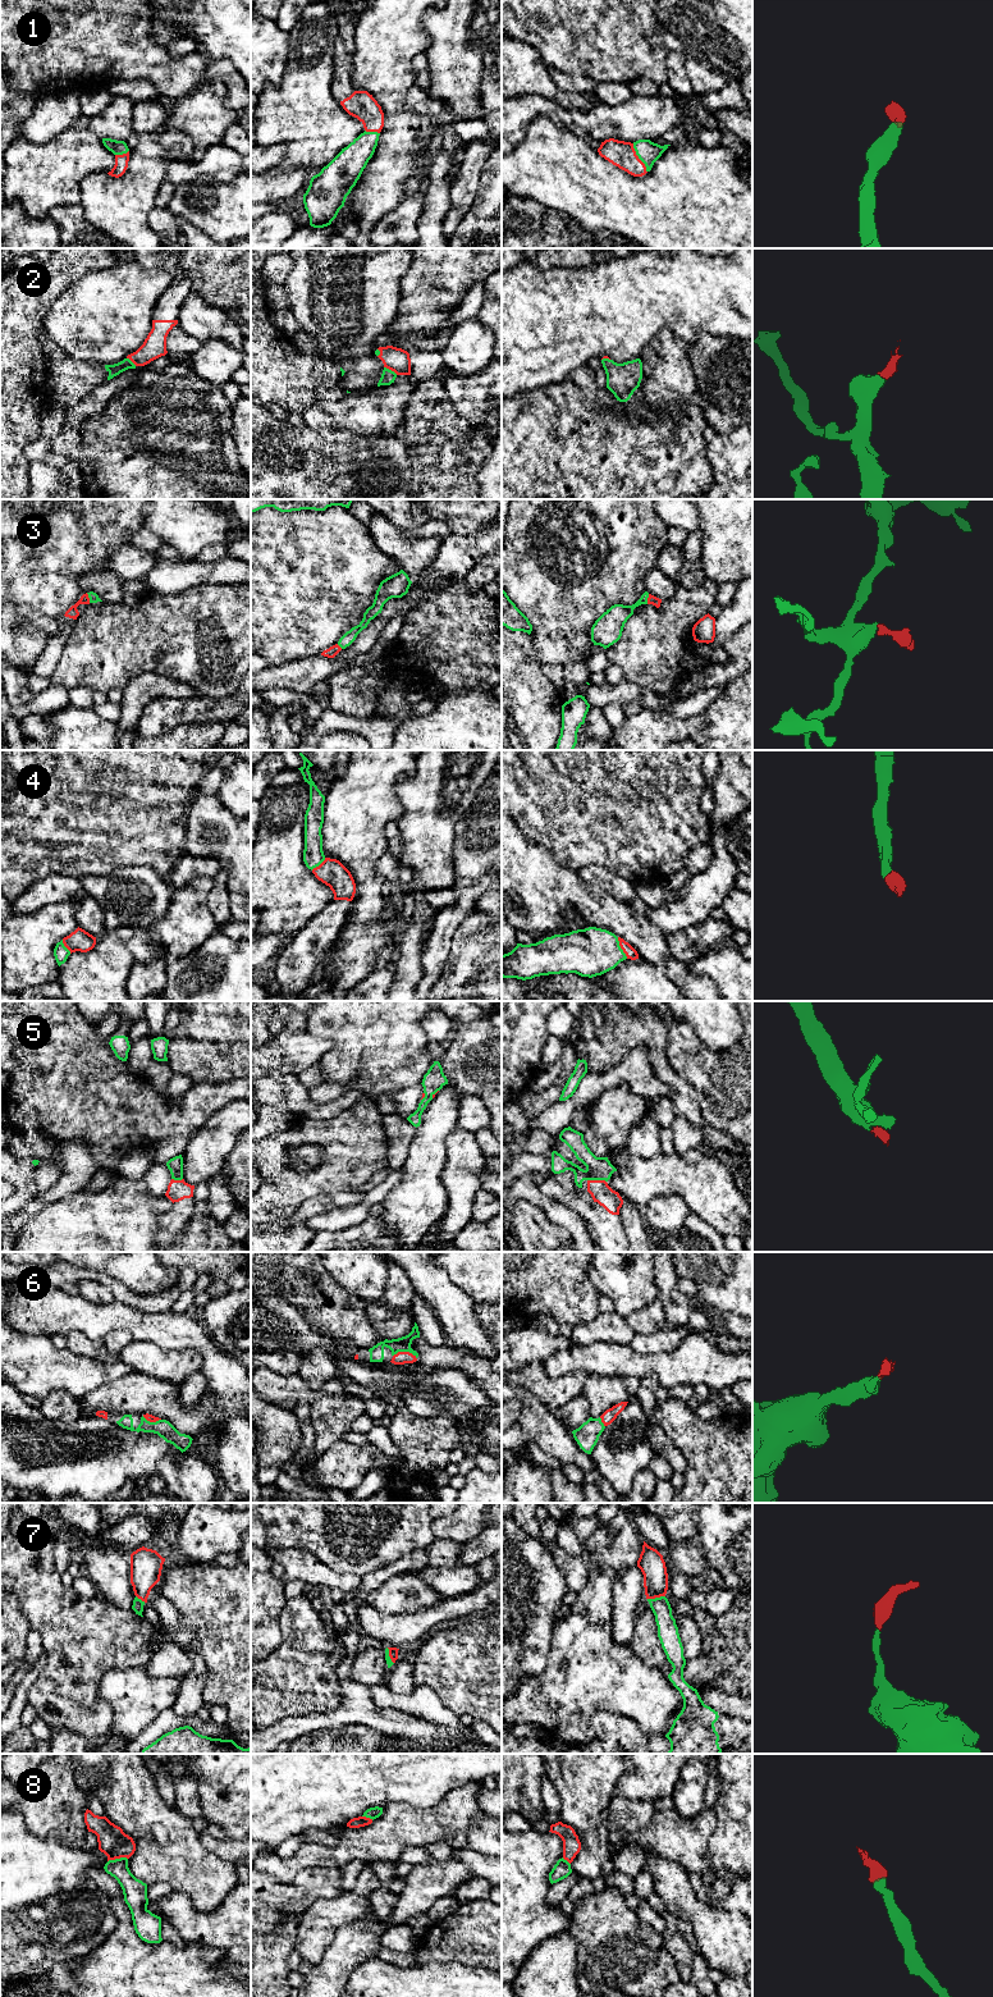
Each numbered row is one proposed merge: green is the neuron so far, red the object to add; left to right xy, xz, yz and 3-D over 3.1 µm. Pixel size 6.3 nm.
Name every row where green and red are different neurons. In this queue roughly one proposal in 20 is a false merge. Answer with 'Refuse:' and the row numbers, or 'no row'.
Refuse: no row

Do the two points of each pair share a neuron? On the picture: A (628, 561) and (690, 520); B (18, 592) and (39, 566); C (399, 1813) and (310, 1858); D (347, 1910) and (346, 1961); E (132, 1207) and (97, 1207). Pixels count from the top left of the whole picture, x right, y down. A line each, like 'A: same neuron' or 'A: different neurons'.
A: different neurons
B: same neuron
C: same neuron
D: different neurons
E: same neuron

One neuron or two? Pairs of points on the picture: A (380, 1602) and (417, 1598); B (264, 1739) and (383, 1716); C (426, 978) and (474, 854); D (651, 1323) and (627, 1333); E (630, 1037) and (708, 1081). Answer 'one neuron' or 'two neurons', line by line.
A: one neuron
B: one neuron
C: two neurons
D: two neurons
E: two neurons

